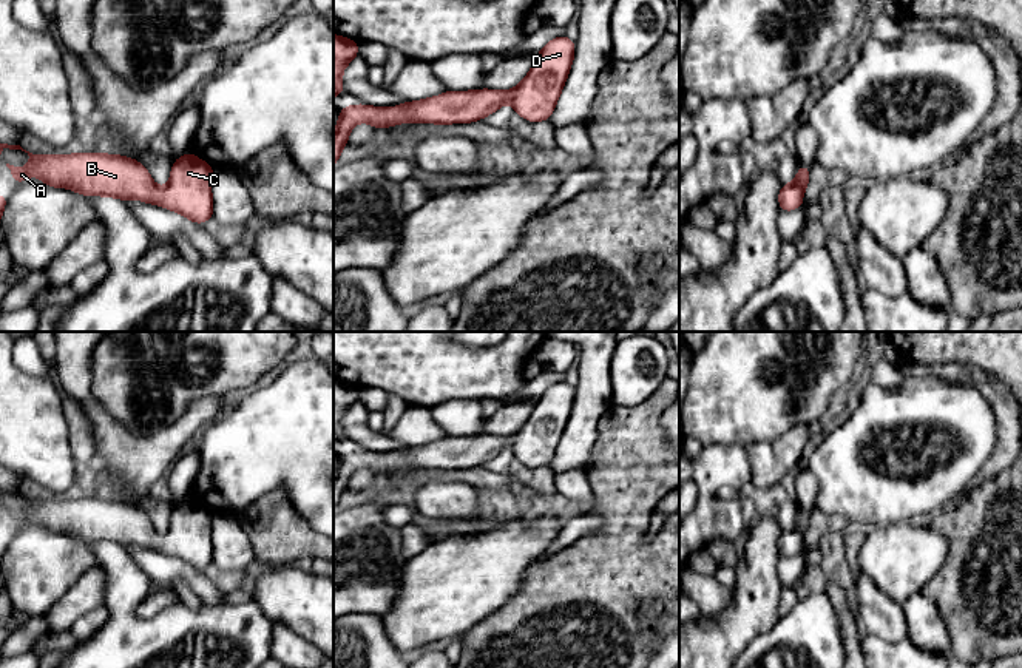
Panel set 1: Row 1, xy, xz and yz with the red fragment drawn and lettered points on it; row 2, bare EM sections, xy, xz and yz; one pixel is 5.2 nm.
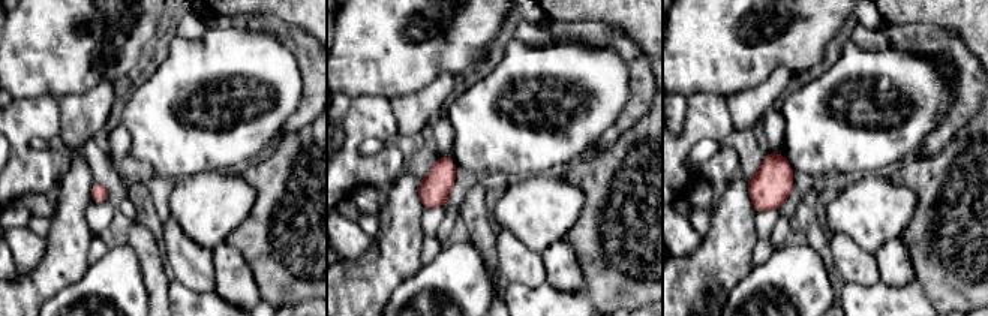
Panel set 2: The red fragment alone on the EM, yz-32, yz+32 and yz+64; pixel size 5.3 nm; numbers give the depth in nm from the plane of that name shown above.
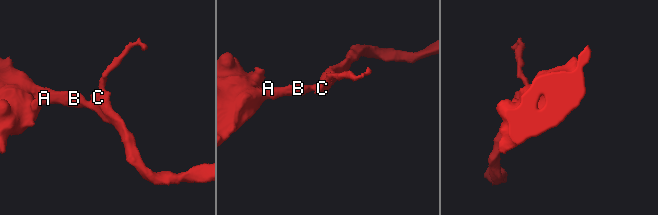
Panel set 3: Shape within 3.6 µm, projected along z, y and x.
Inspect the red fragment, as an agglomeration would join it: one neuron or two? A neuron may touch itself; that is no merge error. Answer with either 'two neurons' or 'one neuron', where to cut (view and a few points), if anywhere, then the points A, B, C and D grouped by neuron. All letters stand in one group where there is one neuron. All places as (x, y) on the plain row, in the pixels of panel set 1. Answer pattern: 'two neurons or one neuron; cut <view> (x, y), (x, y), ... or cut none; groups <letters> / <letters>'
one neuron; cut none; groups A B C D

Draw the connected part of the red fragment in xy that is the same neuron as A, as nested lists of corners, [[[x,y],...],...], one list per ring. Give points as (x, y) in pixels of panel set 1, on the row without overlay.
[[[0,489],[0,494],[9,494],[9,495],[22,495],[22,497],[25,497],[25,498],[26,498],[26,500],[28,500],[28,501],[29,501],[29,512],[28,512],[28,514],[19,514],[19,512],[14,512],[14,511],[9,511],[9,509],[6,509],[6,512],[8,512],[8,514],[9,514],[9,515],[11,515],[11,525],[12,525],[12,526],[15,526],[15,528],[17,528],[17,529],[22,529],[22,528],[23,528],[23,526],[26,526],[26,525],[29,525],[29,523],[32,523],[32,521],[34,521],[34,520],[37,520],[37,521],[39,521],[39,525],[40,525],[40,526],[42,526],[42,528],[43,528],[43,529],[46,529],[46,531],[51,531],[51,532],[56,532],[56,534],[62,534],[62,535],[63,535],[63,534],[66,534],[66,532],[69,532],[69,534],[71,534],[71,535],[73,535],[73,537],[74,537],[74,538],[79,538],[79,540],[83,540],[83,541],[108,541],[108,543],[117,543],[117,545],[120,545],[120,546],[124,546],[124,548],[125,548],[125,546],[128,546],[128,545],[137,545],[137,546],[144,546],[144,548],[147,548],[147,549],[154,549],[154,551],[159,551],[159,552],[165,552],[165,554],[167,554],[167,555],[171,555],[171,557],[178,557],[178,558],[181,558],[181,560],[184,560],[184,562],[185,562],[185,563],[187,563],[187,565],[190,565],[190,566],[191,566],[191,568],[196,568],[196,569],[204,569],[204,568],[207,568],[207,566],[210,566],[210,565],[212,565],[212,563],[213,563],[213,543],[212,543],[212,534],[210,534],[210,529],[212,529],[212,523],[213,523],[213,515],[215,515],[215,514],[213,514],[213,512],[212,512],[212,511],[210,511],[210,509],[207,509],[207,508],[204,508],[204,506],[201,506],[201,504],[198,504],[198,503],[196,503],[196,501],[195,501],[195,500],[193,500],[193,498],[190,498],[190,497],[188,497],[188,498],[185,498],[185,500],[184,500],[184,501],[181,501],[181,503],[178,503],[178,504],[176,504],[176,506],[174,506],[174,509],[173,509],[173,512],[171,512],[171,518],[170,518],[170,528],[168,528],[168,531],[167,531],[167,532],[165,532],[165,534],[159,534],[159,532],[157,532],[157,531],[156,531],[156,529],[154,529],[154,528],[153,528],[153,526],[151,526],[151,521],[150,521],[150,518],[148,518],[148,515],[147,515],[147,514],[145,514],[145,512],[144,512],[144,511],[142,511],[142,509],[140,509],[140,508],[139,508],[139,506],[134,506],[134,504],[131,504],[131,503],[127,503],[127,501],[116,501],[116,500],[103,500],[103,498],[79,498],[79,500],[32,500],[32,498],[29,498],[29,497],[26,497],[26,495],[23,495],[23,494],[22,494],[22,492],[20,492],[20,491],[8,491],[8,489]]]

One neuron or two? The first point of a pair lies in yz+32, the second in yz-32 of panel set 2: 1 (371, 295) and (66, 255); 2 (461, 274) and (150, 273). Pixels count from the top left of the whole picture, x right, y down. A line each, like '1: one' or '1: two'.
1: one
2: two

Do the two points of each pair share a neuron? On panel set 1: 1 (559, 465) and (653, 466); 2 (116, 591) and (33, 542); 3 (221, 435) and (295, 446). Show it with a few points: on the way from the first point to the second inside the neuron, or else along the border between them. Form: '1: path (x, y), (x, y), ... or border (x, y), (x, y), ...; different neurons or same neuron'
1: border (598, 429), (598, 438), (585, 469); different neurons
2: border (77, 540), (96, 556), (101, 565); different neurons
3: path (240, 441), (277, 441); same neuron

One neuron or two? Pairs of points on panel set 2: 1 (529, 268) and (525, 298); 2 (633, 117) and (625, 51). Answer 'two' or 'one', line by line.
1: two
2: one

